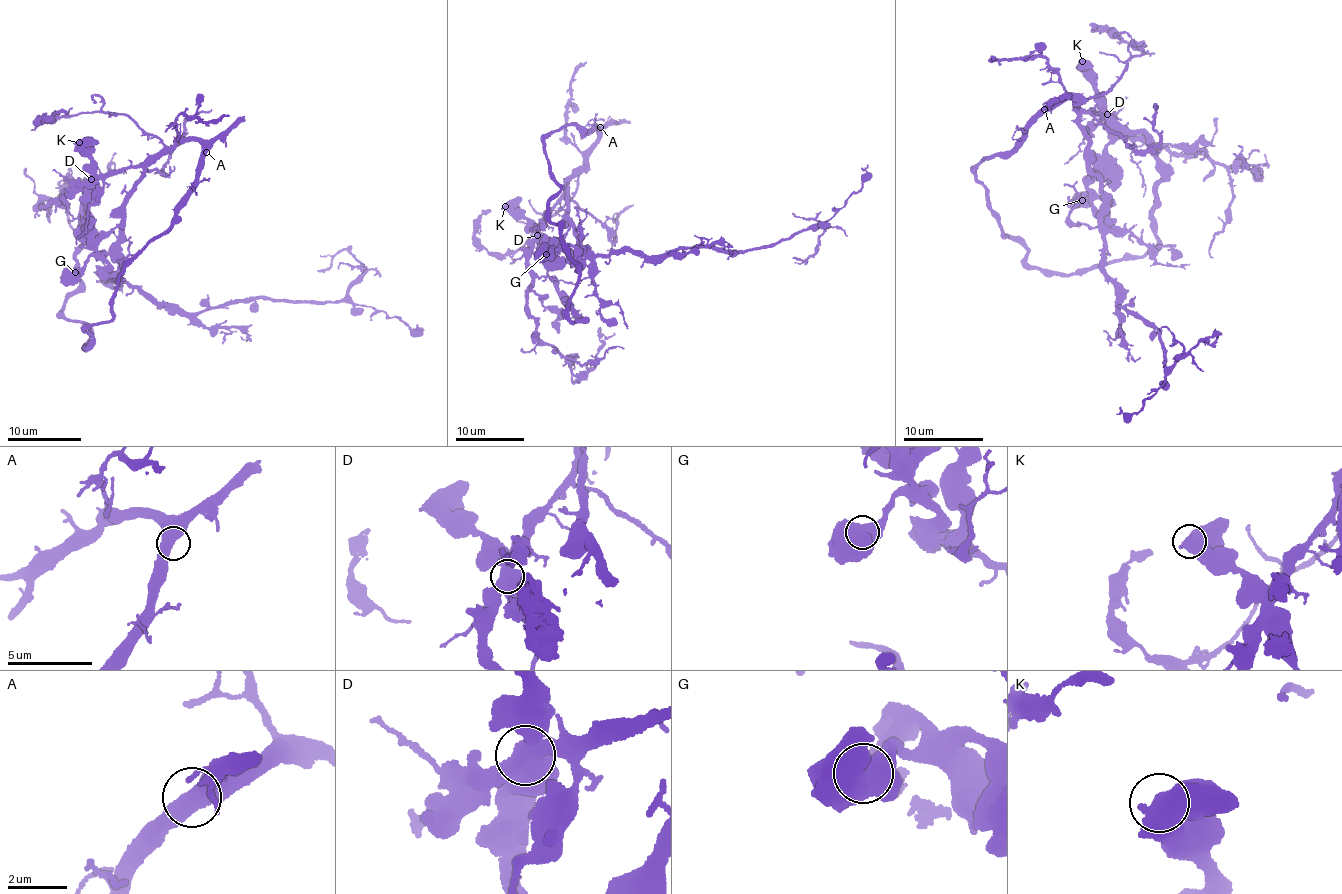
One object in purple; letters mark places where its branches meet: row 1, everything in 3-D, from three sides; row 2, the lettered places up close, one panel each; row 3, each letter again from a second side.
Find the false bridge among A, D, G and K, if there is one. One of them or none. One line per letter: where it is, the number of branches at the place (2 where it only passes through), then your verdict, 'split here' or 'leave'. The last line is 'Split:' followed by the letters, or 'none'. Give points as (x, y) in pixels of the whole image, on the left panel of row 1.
A: place (206, 152); branches 2; leave
D: place (91, 179); branches 2; leave
G: place (75, 272); branches 2; leave
K: place (79, 142); branches 2; leave
Split: none

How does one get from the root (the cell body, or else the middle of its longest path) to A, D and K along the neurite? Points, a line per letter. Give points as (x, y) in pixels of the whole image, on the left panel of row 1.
A: (119, 237), (124, 198), (144, 169), (179, 142), (199, 142), (206, 152)
D: (119, 237), (118, 225), (106, 232), (94, 230), (88, 191), (90, 178)
K: (119, 237), (118, 225), (106, 232), (94, 230), (88, 191), (92, 165), (85, 147), (79, 142)

